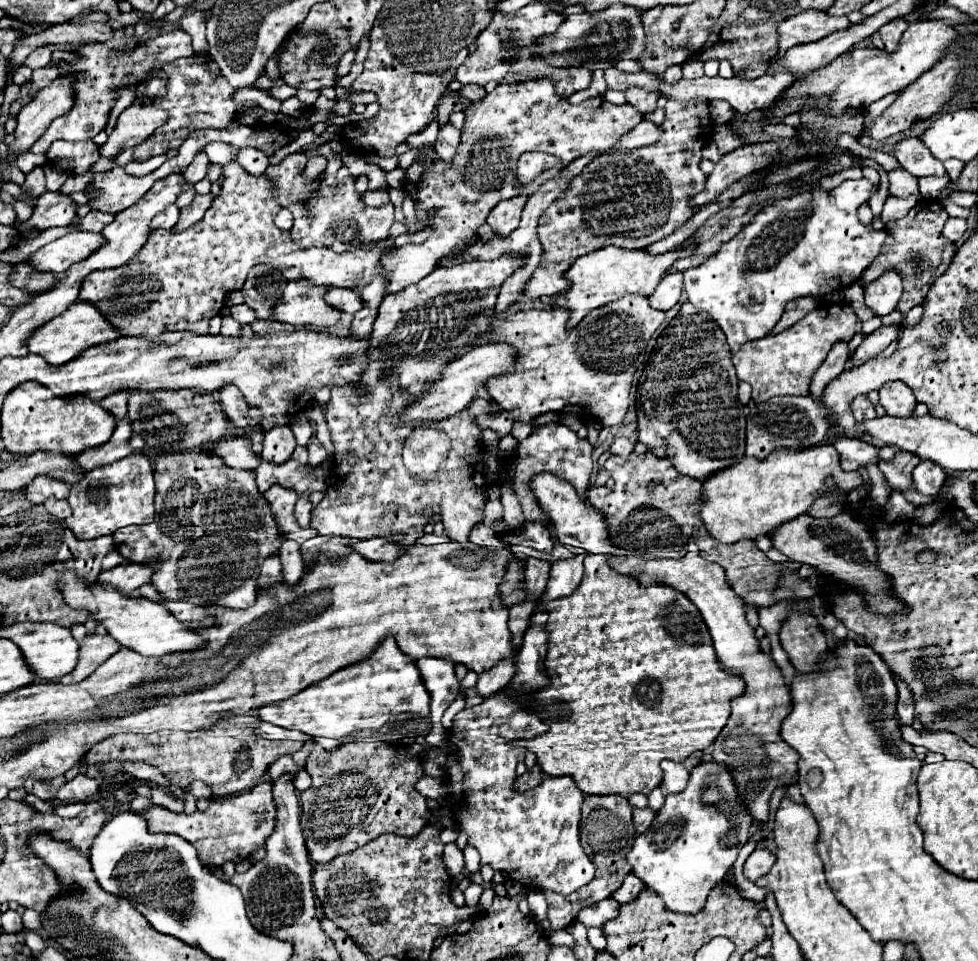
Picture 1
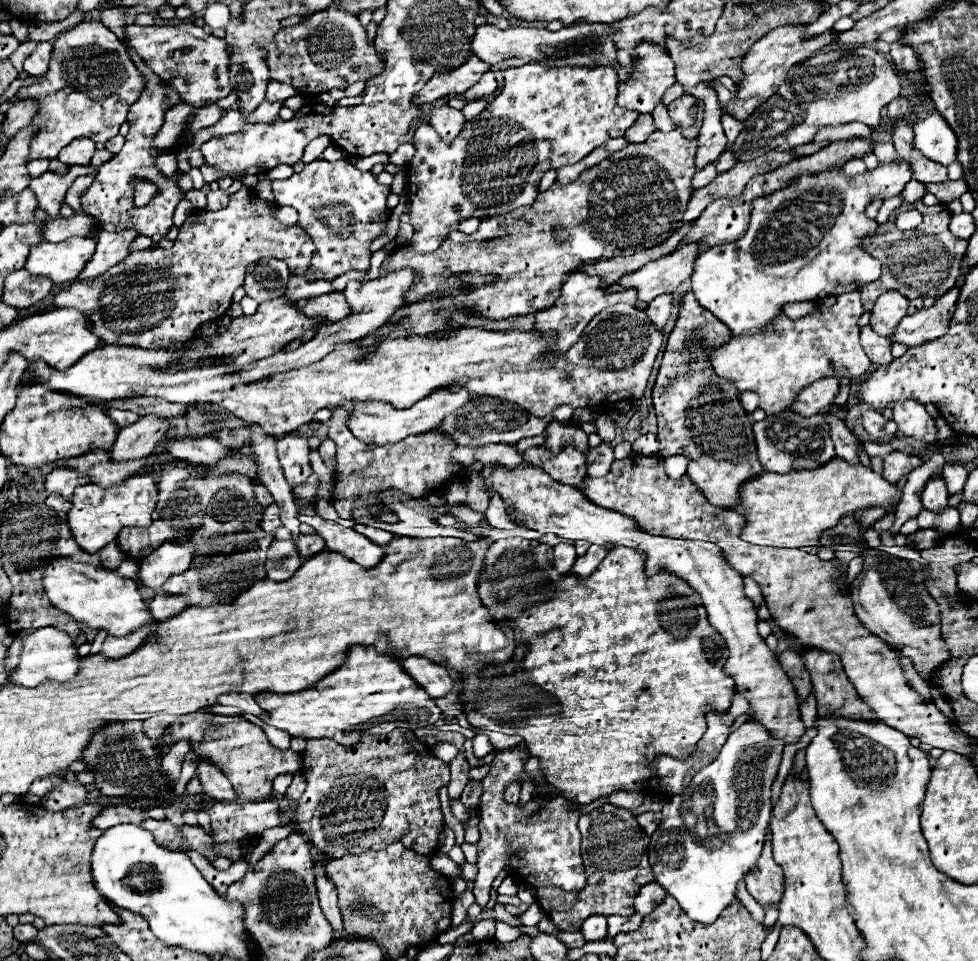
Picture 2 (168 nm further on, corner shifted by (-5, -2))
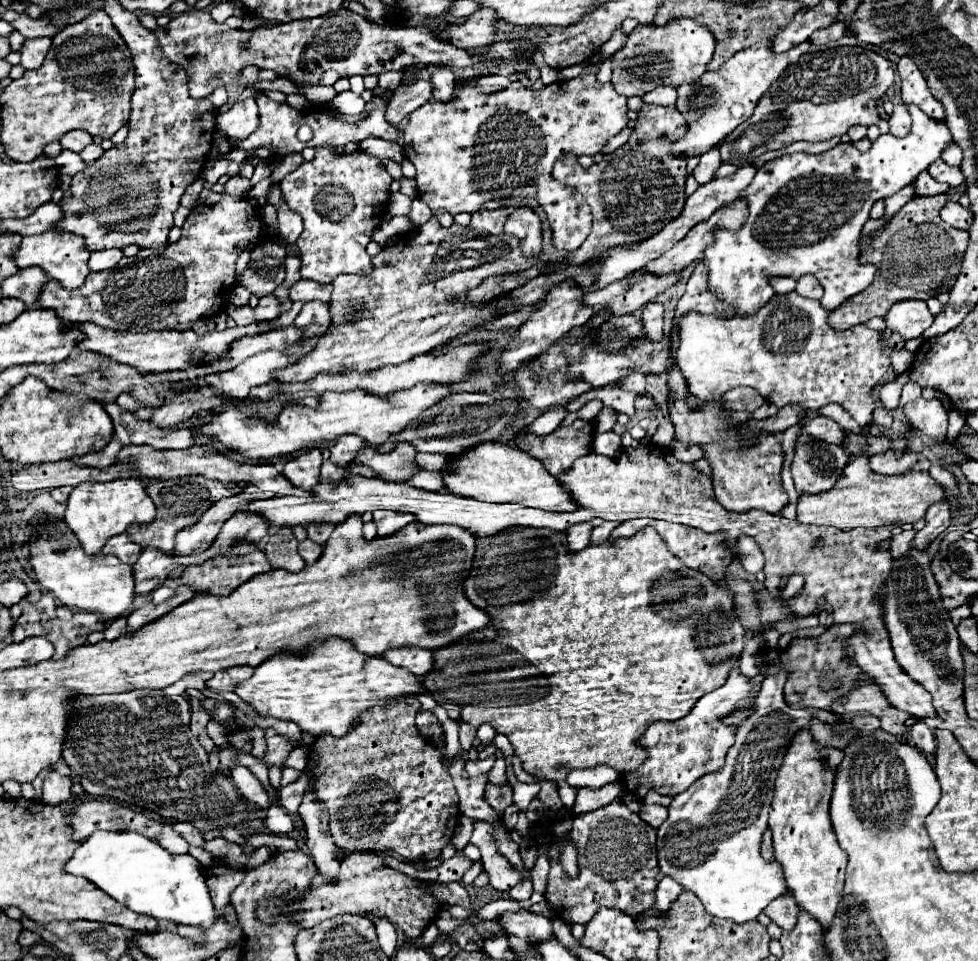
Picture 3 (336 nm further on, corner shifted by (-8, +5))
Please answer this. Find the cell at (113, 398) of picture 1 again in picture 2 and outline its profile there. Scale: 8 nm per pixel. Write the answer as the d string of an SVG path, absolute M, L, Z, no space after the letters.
M109 410L109 416L113 418L113 422L115 422L119 428L123 428L123 426L139 420L139 414L135 414L135 412L125 412L125 410Z

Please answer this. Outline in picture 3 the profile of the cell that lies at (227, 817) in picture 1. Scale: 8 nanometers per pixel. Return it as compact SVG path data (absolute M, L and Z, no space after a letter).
M90 801L90 803L78 805L72 811L70 823L74 827L72 837L76 841L84 841L88 835L92 835L98 829L104 829L104 831L118 831L118 829L138 831L138 833L146 835L148 839L156 841L158 835L162 833L162 827L164 827L164 821L150 819L144 813L132 811L124 805L110 803L110 801Z

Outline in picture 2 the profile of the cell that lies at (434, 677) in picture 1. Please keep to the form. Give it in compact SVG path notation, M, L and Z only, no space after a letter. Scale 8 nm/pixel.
M411 656L411 658L403 660L401 666L433 698L443 698L453 688L453 678L449 676L447 668L427 660L423 656Z

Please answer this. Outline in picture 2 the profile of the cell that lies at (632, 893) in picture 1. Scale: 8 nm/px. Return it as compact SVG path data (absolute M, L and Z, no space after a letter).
M657 882L645 884L635 898L635 912L647 916L649 912L655 910L655 904L659 904L659 900L665 900L665 896L667 896L665 888L659 886Z

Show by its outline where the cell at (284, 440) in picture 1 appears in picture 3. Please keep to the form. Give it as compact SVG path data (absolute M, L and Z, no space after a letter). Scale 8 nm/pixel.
M318 447L306 449L286 461L284 477L300 489L312 489L318 483L320 465L322 465L320 449Z

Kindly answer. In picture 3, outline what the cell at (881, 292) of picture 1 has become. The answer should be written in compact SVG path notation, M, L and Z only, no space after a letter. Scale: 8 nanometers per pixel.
M906 299L894 303L882 319L886 323L886 329L898 333L902 339L914 339L920 337L922 331L930 327L932 313L928 311L924 301Z

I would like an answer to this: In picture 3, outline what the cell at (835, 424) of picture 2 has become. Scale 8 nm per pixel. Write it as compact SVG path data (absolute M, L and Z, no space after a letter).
M824 415L810 419L802 427L802 433L810 433L812 437L818 437L820 441L830 441L830 443L836 443L836 445L842 445L842 441L846 437L846 431L834 419L824 417Z

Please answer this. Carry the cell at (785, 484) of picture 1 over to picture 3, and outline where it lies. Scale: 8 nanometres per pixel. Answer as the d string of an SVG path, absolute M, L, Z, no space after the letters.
M856 455L846 463L842 475L830 491L814 495L800 493L796 521L802 525L826 525L838 531L852 531L858 527L874 529L896 521L914 523L924 517L930 503L940 501L942 497L946 497L944 489L928 475L928 471L908 471L896 477L888 477L870 469L868 455Z

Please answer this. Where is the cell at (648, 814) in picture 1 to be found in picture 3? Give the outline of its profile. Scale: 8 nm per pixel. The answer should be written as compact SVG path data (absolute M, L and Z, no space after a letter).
M642 805L640 813L638 813L646 823L650 823L654 829L658 829L662 825L662 821L668 817L668 809L662 805Z

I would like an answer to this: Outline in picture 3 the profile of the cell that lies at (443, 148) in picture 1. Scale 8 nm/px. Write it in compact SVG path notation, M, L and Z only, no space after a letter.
M438 69L432 75L432 85L434 85L434 99L436 101L450 101L454 97L454 89L456 89L456 79L452 75L450 69Z

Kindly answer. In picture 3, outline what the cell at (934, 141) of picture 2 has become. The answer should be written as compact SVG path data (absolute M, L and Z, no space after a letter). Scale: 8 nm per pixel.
M906 105L912 115L912 131L908 137L898 139L894 135L880 135L872 149L860 153L852 143L838 143L836 147L820 153L792 153L766 161L754 181L744 189L740 197L746 197L750 215L744 227L738 233L718 231L714 243L704 251L704 267L708 271L708 287L724 305L732 305L736 315L748 317L762 309L770 297L774 297L774 289L770 285L770 277L792 277L800 279L804 275L814 275L824 287L822 307L836 309L848 297L866 289L876 275L872 265L862 265L858 255L858 237L862 233L864 223L868 221L870 207L878 199L886 199L900 191L904 185L916 181L916 177L928 169L932 161L942 157L942 151L948 149L954 139L944 121L928 117L916 105Z

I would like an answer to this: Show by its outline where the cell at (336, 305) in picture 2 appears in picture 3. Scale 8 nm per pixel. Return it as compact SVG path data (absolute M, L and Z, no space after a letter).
M300 279L290 289L290 299L292 301L302 301L302 303L310 303L310 301L330 303L330 295L332 295L330 285L318 285L318 283L306 281L306 279Z

